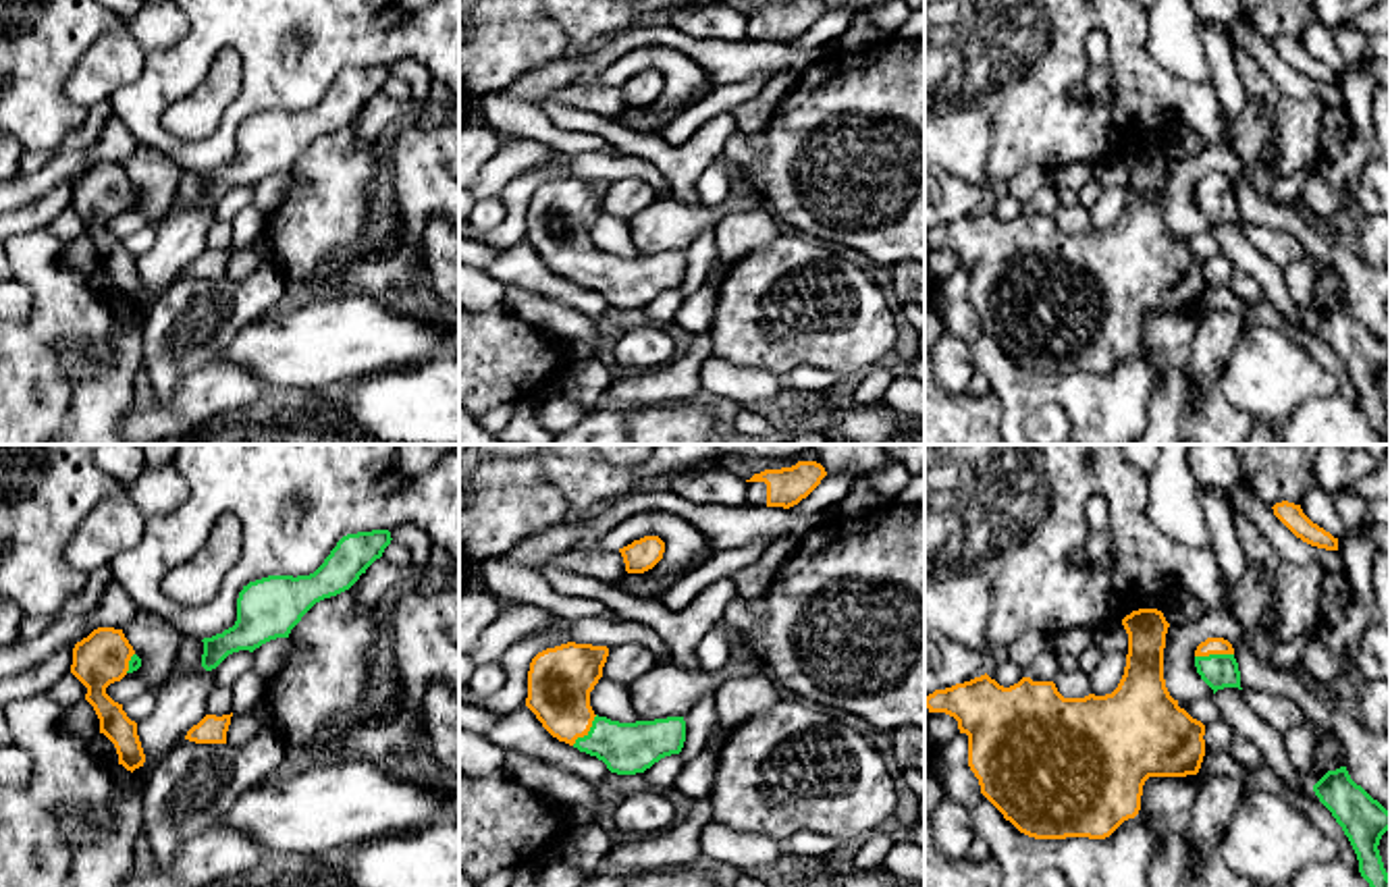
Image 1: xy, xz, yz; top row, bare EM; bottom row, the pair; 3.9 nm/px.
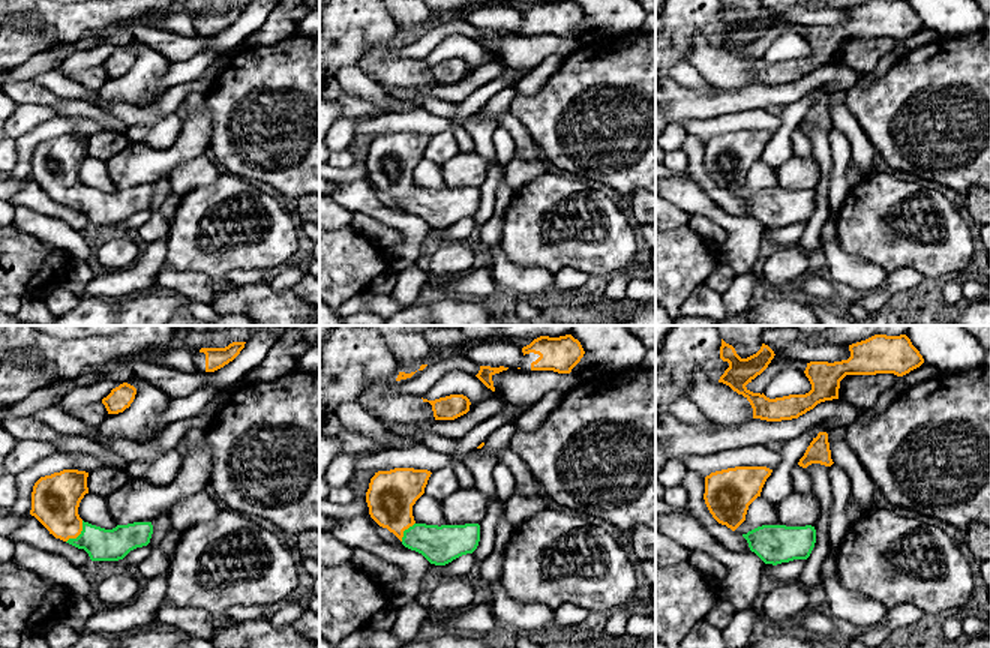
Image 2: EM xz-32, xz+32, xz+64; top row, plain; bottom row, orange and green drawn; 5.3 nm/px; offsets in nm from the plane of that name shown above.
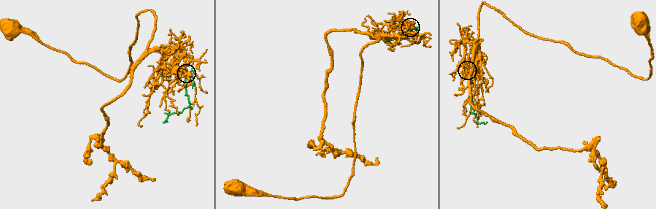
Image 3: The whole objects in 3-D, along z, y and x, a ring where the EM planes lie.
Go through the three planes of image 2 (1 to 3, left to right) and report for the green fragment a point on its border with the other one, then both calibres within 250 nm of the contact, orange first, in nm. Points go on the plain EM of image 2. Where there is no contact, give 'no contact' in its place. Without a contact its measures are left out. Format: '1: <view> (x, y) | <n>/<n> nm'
1: xz-32 (78, 198) | 260/180 nm
2: xz+32 (404, 194) | 260/200 nm
3: no contact

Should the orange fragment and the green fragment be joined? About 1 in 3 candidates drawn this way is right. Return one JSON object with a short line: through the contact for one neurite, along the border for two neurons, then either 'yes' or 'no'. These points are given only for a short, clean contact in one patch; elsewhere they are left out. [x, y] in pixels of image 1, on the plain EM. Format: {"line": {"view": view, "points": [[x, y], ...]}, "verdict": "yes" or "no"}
{"line": {"view": "yz", "points": [[1212, 179], [1214, 187], [1218, 206]]}, "verdict": "yes"}

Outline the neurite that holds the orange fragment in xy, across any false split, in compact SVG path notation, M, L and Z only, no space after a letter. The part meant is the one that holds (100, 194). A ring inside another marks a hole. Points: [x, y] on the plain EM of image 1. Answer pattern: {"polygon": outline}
{"polygon": "M98 162L73 183L71 208L87 222L85 235L100 253L100 268L114 278L118 299L131 307L145 297L137 258L106 229L106 222L139 201L141 193L123 164Z"}

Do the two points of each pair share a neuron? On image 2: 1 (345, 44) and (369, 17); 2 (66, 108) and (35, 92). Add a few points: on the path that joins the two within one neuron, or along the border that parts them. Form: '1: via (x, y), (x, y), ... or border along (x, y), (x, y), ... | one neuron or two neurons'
1: via (348, 38), (363, 23) | one neuron
2: via (59, 104), (42, 96) | one neuron

